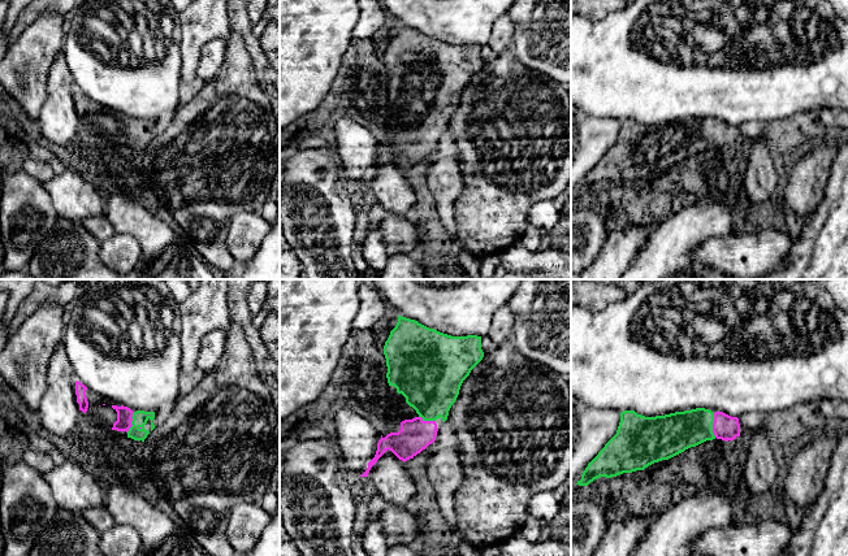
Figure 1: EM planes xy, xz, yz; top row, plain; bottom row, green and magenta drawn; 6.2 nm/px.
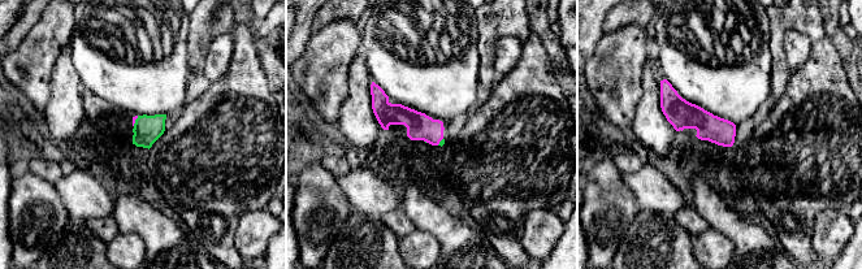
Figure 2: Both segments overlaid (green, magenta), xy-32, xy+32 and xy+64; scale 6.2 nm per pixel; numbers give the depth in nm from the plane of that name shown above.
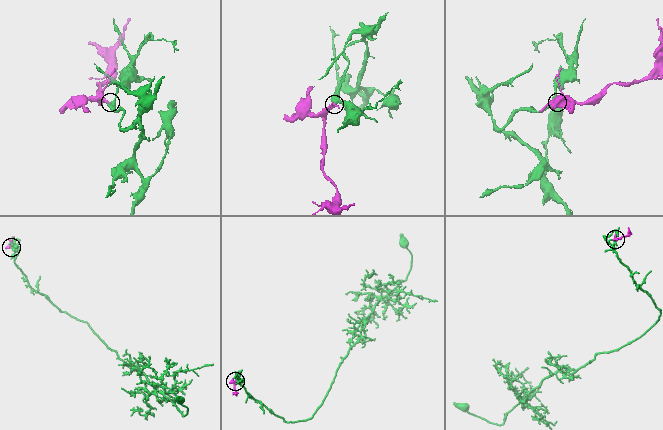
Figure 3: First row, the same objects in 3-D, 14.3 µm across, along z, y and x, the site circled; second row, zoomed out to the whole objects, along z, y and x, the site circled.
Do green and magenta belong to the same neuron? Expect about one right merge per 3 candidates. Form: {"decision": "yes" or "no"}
{"decision": "yes"}

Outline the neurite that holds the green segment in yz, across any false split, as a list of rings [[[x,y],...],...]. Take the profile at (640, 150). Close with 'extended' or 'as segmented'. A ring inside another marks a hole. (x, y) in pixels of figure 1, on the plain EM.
[[[696,117],[645,126],[635,120],[624,120],[616,143],[588,173],[576,194],[588,195],[600,186],[644,179],[706,149],[717,147],[728,151],[737,145],[739,127],[723,121]]] | extended

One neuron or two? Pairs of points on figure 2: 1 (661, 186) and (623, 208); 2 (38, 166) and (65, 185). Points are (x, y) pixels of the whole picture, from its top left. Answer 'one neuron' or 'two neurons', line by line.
1: two neurons
2: two neurons

